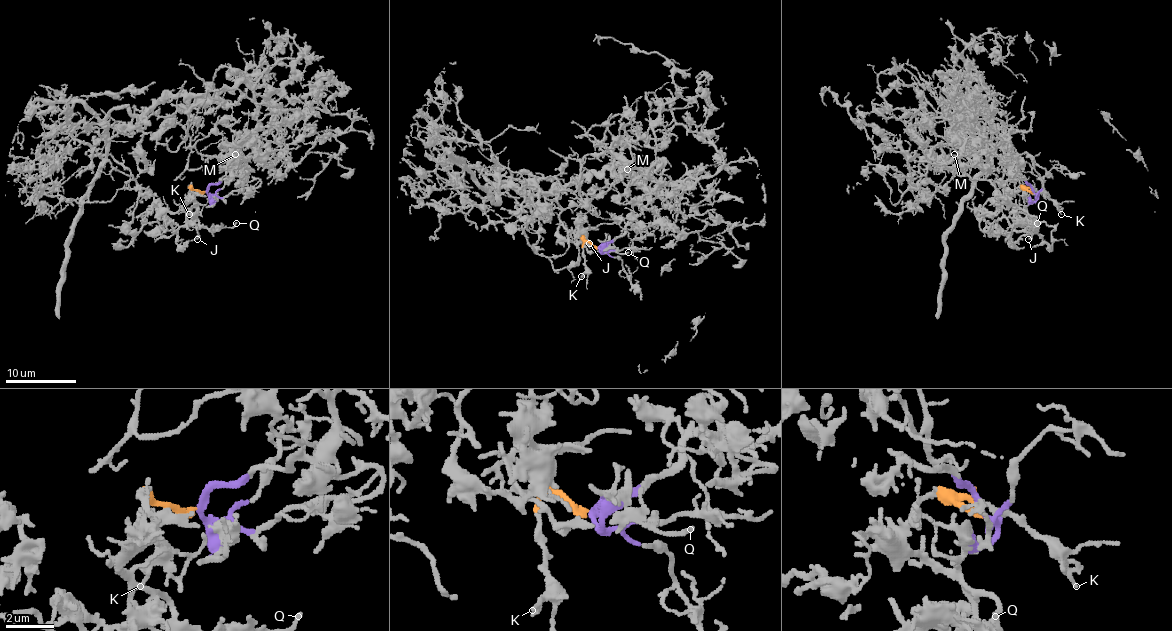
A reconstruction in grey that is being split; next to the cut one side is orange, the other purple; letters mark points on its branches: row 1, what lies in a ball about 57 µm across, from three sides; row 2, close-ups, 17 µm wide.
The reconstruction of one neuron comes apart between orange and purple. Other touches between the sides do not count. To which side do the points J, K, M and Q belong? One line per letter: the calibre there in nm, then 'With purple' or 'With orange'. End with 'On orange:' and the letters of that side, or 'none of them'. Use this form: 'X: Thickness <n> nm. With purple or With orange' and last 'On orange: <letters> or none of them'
J: Thickness 200 nm. With orange
K: Thickness 150 nm. With orange
M: Thickness 120 nm. With purple
Q: Thickness 180 nm. With orange
On orange: J, K, Q

